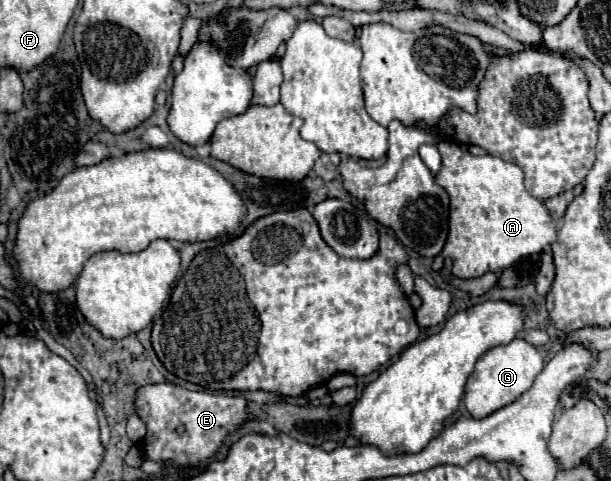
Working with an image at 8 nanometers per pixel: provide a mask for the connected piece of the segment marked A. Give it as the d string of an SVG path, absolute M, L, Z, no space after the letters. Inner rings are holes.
M438 141L442 153L442 169L436 175L436 183L444 187L450 195L450 233L442 255L454 261L452 273L456 277L480 277L488 271L502 271L514 265L518 259L544 251L556 241L556 227L548 215L542 201L534 199L524 187L524 171L514 163L506 163L500 157L484 155L476 157L472 153L460 151L452 141Z

